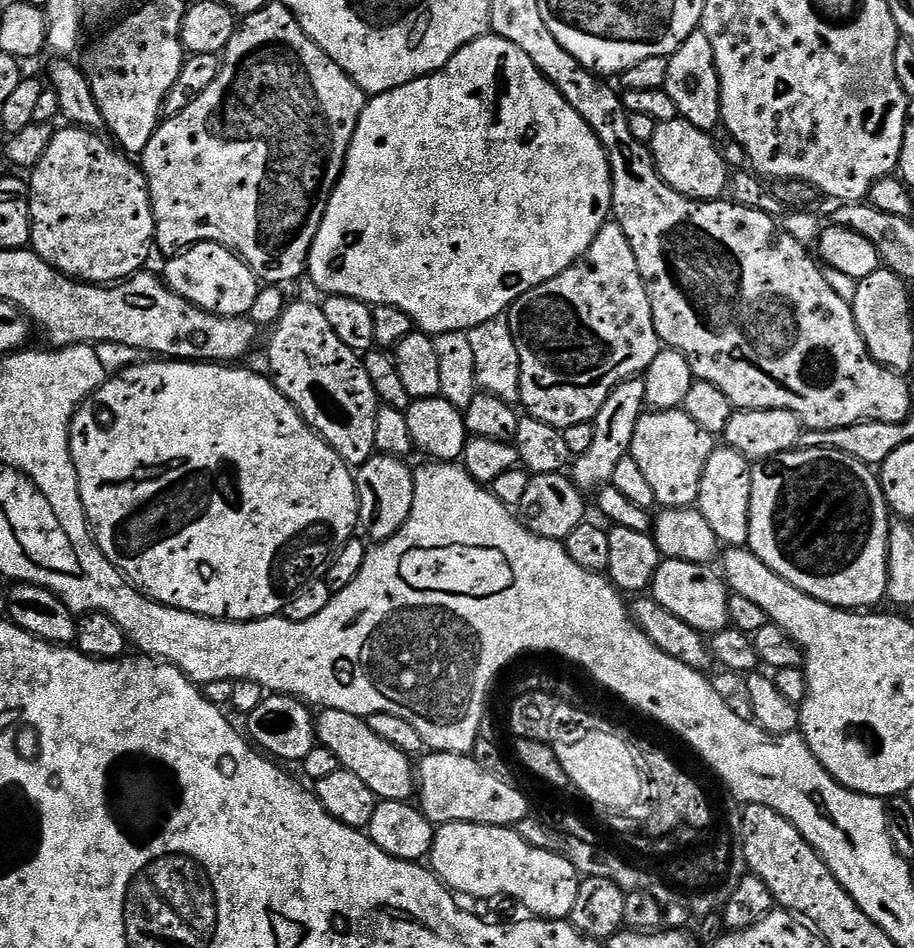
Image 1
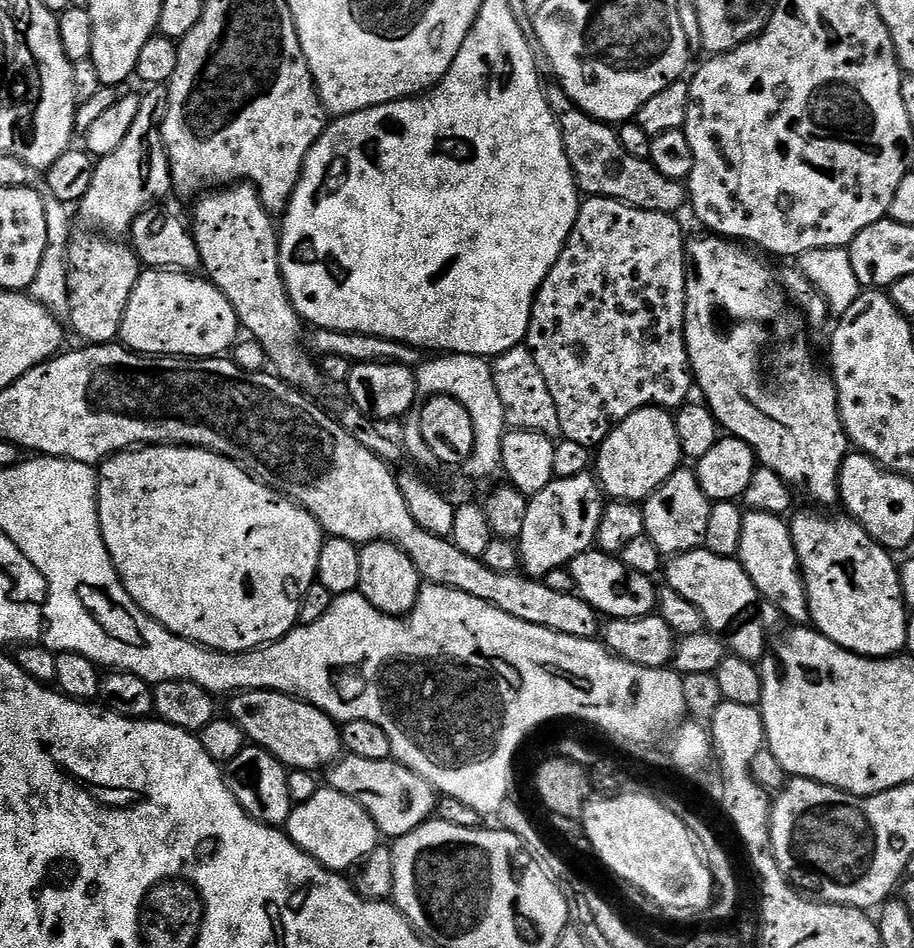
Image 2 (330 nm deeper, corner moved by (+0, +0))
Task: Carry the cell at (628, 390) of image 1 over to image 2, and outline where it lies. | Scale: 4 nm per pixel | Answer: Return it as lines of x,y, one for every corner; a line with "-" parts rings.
591,471
580,472
570,478
554,479
546,490
531,497
526,510
526,522
522,522
522,534
518,537
518,564
523,575
542,578
550,570
568,568
574,557
589,551
595,545
600,519
604,513
605,501
602,489

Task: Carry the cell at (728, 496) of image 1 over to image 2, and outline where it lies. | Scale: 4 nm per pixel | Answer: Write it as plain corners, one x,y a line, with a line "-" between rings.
745,511
742,518
742,536
738,542
736,556
741,566
750,574
756,591
765,601
769,600
793,625
804,626
809,623
808,595
804,576
800,573
798,554
794,550
792,530
789,521
775,512

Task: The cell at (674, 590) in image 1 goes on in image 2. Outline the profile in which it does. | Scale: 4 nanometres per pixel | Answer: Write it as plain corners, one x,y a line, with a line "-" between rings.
589,550
573,558
570,571
576,583
576,595
586,602
590,602
590,606
600,613
601,617
614,620
618,618
642,618
643,616
651,616
657,611
658,584
655,584
657,581
646,574
638,574
638,570
630,570
630,566
621,562
619,555
599,550

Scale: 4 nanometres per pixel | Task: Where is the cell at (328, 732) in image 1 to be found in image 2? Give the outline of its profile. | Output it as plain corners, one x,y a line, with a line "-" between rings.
270,690
238,692
229,700
232,701
226,712
230,719
242,726
245,737
255,747
278,758
278,762
282,762
285,768
319,773
340,759
344,746
340,737
341,725
313,704
297,696

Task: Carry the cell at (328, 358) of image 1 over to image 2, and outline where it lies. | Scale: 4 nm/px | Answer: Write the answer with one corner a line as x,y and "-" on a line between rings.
237,182
201,195
195,204
196,213
192,216
192,222
190,220
190,231
197,244
203,275
211,280
214,286
218,286
222,294
226,294
230,306
234,306
234,314
240,319
241,329
246,330
247,335
258,341
266,350
268,363
274,369
275,375
297,390
318,387
322,384
320,369
317,361
309,355
302,343
302,321
290,302
280,273
278,228
275,223
272,225
273,213
264,208
256,187
247,182

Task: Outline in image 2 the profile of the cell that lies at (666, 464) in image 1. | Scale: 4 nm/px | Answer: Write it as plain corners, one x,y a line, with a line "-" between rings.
681,466
674,474
670,474
670,478
666,478
666,482
662,482
662,486
658,486
658,490
654,490
654,494
643,501
644,535
654,542
654,546
658,546
664,558
702,548
712,505
713,501
702,490
695,471
691,467

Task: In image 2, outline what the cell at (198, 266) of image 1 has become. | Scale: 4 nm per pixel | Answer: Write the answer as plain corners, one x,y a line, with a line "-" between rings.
151,268
141,271
138,282
134,286
134,290
130,294
130,302
126,306
126,314
122,318
122,326
120,327
119,339
122,341
123,347
132,349
133,352
139,352
142,356
186,356
189,358
220,358
231,349
241,335
242,329
240,319
234,314
234,306
230,306
230,302
226,298
226,294
222,294
222,290
218,290
218,286
214,286
212,281
200,274
193,274
191,271
169,270
167,268

